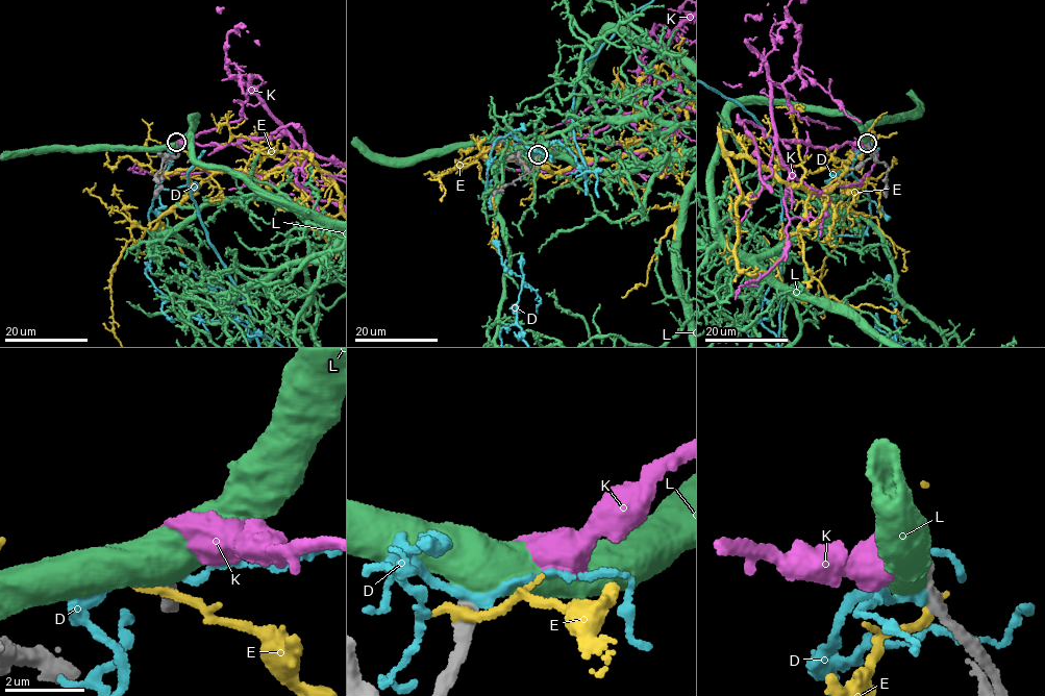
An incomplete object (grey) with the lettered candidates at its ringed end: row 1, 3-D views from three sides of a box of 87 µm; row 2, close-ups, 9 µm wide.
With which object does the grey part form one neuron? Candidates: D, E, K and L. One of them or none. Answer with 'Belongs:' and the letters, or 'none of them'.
Belongs: K

